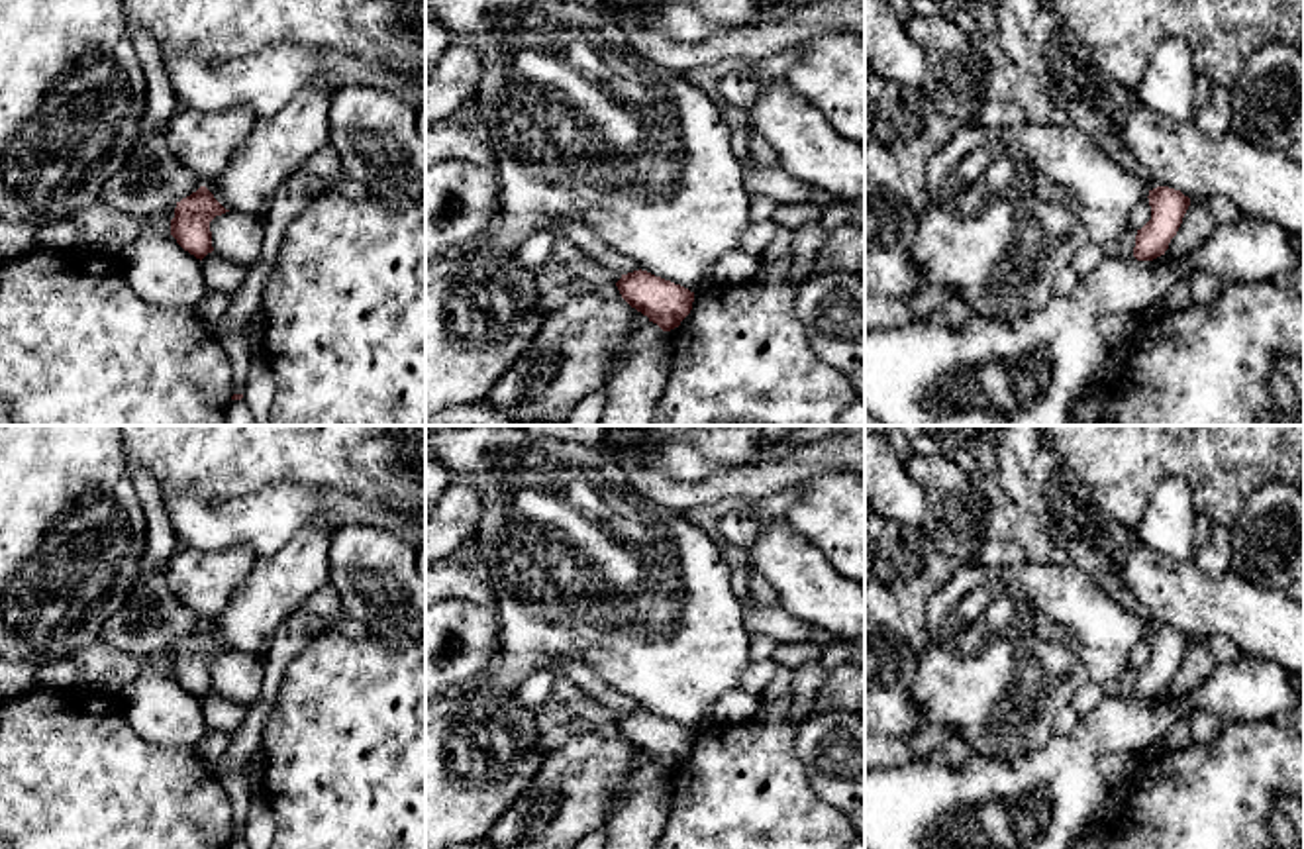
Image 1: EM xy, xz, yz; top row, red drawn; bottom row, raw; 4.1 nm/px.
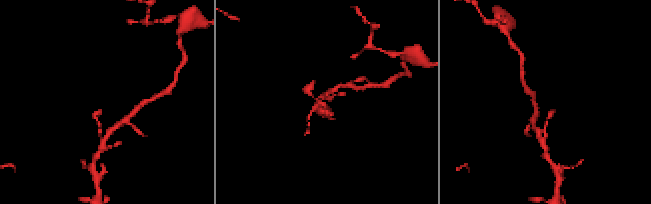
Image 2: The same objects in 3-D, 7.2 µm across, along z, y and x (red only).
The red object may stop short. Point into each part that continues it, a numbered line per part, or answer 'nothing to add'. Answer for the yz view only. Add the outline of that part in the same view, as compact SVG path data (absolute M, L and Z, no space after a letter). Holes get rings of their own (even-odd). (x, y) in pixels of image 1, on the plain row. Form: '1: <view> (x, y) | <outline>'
nothing to add

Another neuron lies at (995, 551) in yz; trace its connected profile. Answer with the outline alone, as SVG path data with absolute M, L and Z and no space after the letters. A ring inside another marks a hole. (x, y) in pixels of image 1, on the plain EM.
M986 539L980 547L977 563L984 567L1018 567L1028 563L1024 547L1010 539Z

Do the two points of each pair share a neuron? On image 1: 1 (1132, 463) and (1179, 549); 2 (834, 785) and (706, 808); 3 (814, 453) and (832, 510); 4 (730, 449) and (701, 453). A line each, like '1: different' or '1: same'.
1: different
2: different
3: different
4: same

